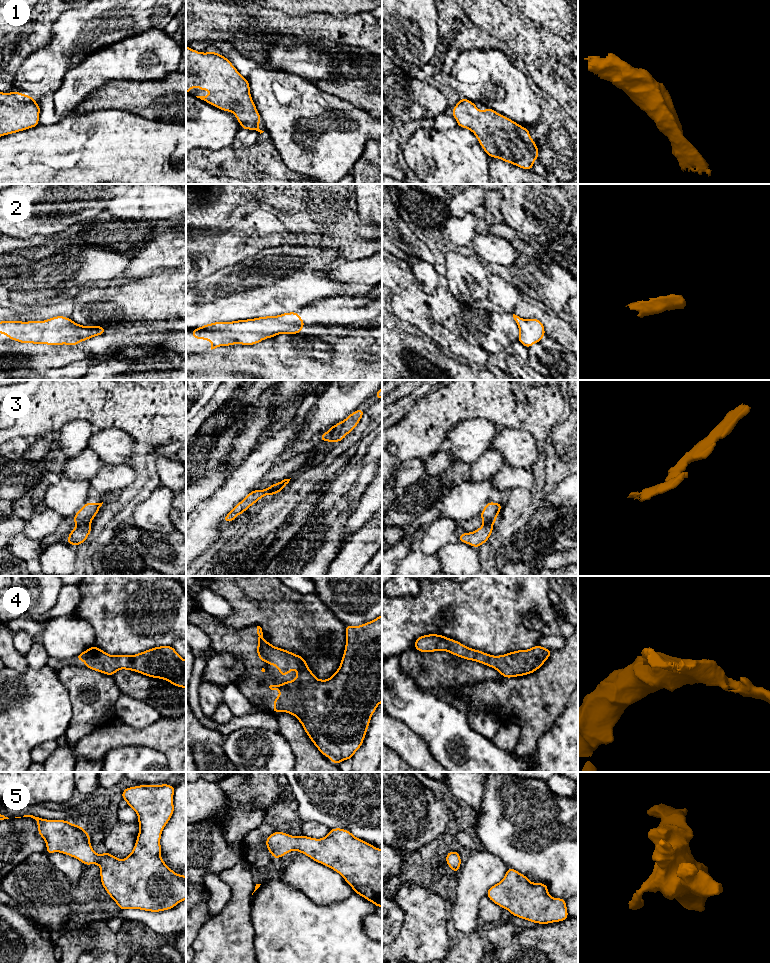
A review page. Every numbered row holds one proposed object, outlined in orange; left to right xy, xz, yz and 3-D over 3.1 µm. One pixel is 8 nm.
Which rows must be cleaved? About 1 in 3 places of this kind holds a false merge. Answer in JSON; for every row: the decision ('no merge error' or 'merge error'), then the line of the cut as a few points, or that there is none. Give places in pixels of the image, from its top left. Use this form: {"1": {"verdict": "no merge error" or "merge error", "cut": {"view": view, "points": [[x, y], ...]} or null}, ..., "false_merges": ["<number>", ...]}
{"1": {"verdict": "no merge error", "cut": null}, "2": {"verdict": "no merge error", "cut": null}, "3": {"verdict": "merge error", "cut": {"view": "xy", "points": [[89, 522], [77, 524]]}}, "4": {"verdict": "no merge error", "cut": null}, "5": {"verdict": "no merge error", "cut": null}, "false_merges": ["3"]}

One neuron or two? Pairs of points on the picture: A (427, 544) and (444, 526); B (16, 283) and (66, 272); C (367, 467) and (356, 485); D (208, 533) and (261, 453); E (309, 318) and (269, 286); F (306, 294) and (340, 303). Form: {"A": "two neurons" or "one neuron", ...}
{"A": "one neuron", "B": "one neuron", "C": "one neuron", "D": "one neuron", "E": "two neurons", "F": "two neurons"}

